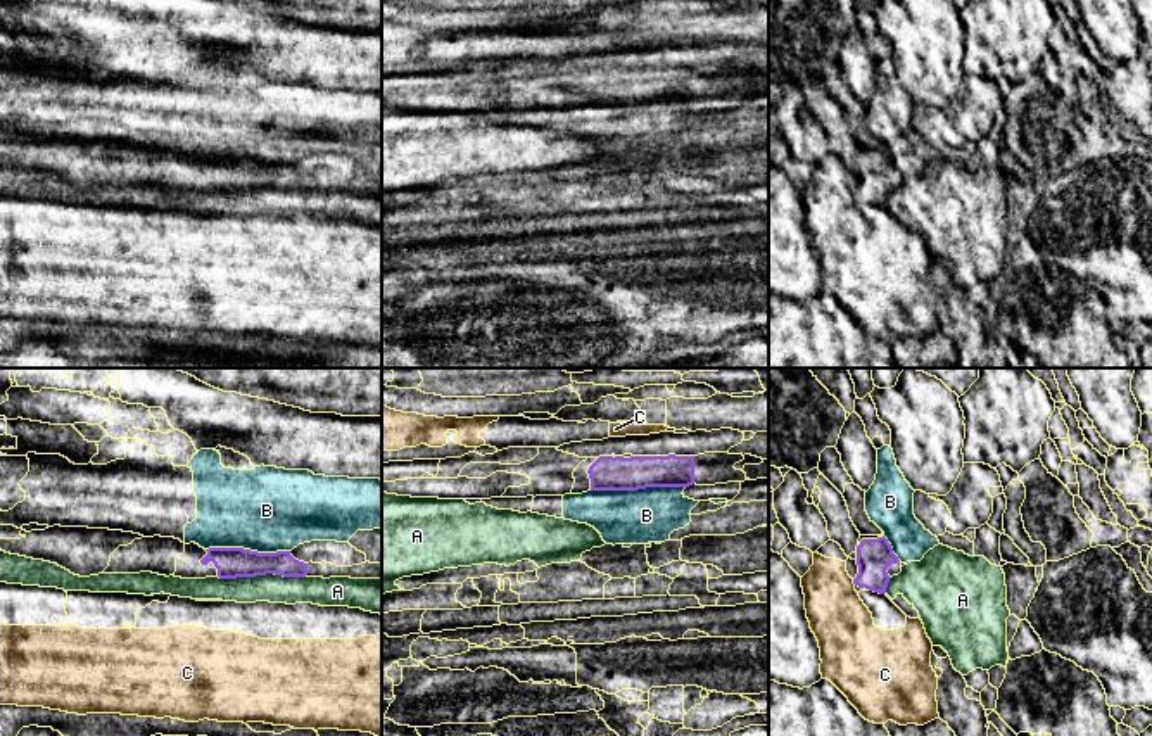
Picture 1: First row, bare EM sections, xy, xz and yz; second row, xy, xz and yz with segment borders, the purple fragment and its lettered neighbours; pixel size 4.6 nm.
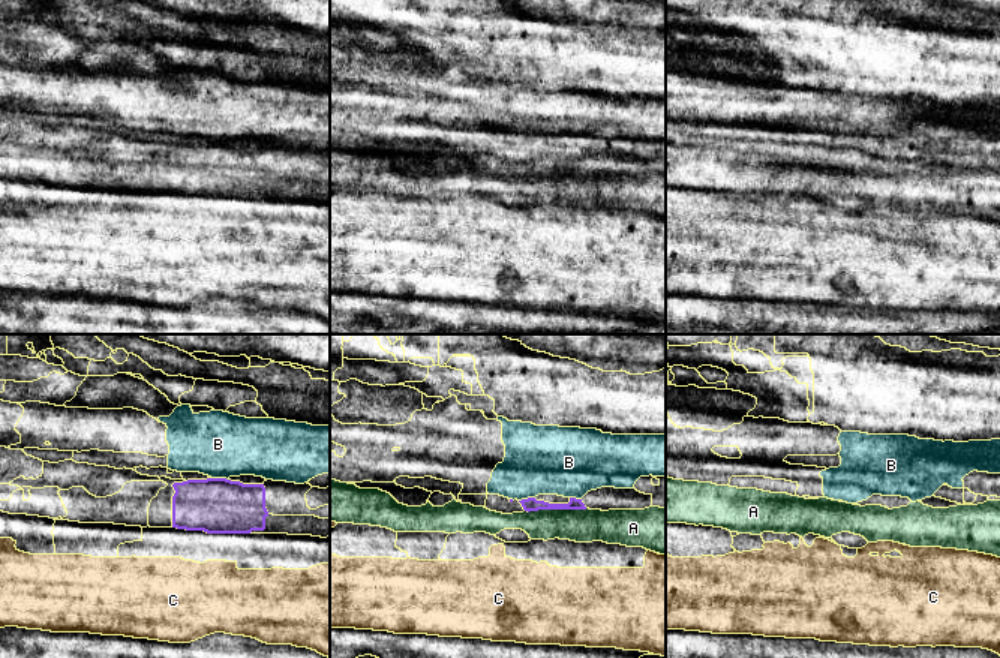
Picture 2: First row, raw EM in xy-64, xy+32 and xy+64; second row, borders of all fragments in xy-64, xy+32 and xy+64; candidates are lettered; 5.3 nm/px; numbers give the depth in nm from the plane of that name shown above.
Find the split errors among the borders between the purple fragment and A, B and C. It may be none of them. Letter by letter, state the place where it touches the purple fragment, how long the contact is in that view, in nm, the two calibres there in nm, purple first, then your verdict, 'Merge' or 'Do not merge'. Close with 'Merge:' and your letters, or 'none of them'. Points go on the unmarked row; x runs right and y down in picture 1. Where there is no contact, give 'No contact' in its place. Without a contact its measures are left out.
A: Touches purple at xy (261, 187). Shared border 400 nm. Thickness 140 nm (purple) against 130 nm. Do not merge
B: Touches purple at xz (638, 101). Shared border 440 nm. Thickness 160 nm (purple) against 260 nm. Do not merge
C: Touches purple at yz (854, 196). Shared border 40 nm. Thickness 160 nm (purple) against 280 nm. Do not merge
Merge: none of them

